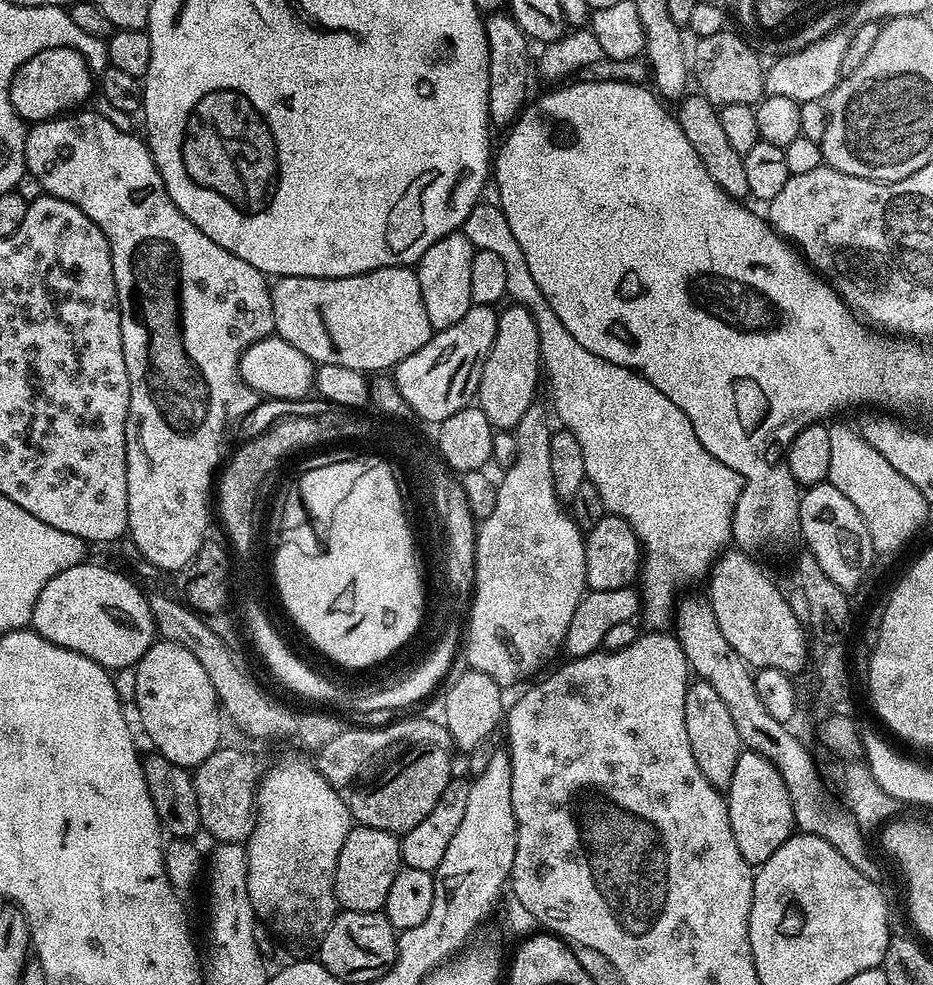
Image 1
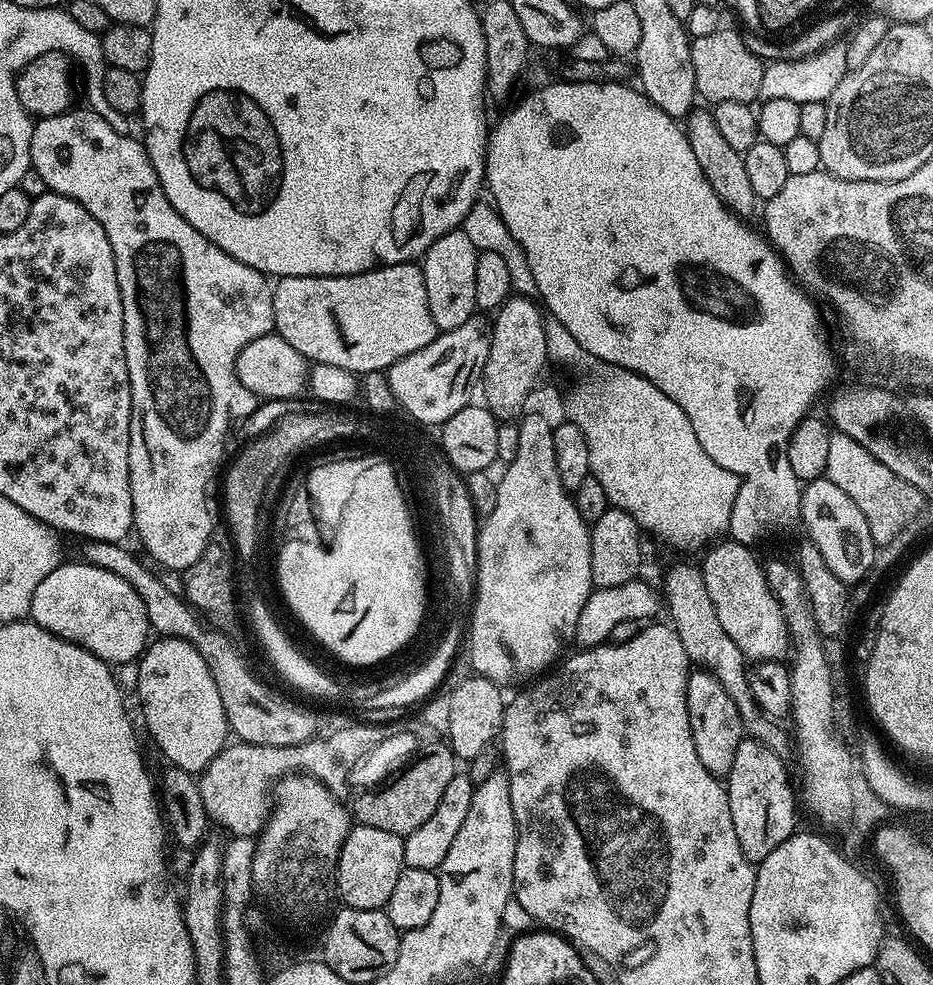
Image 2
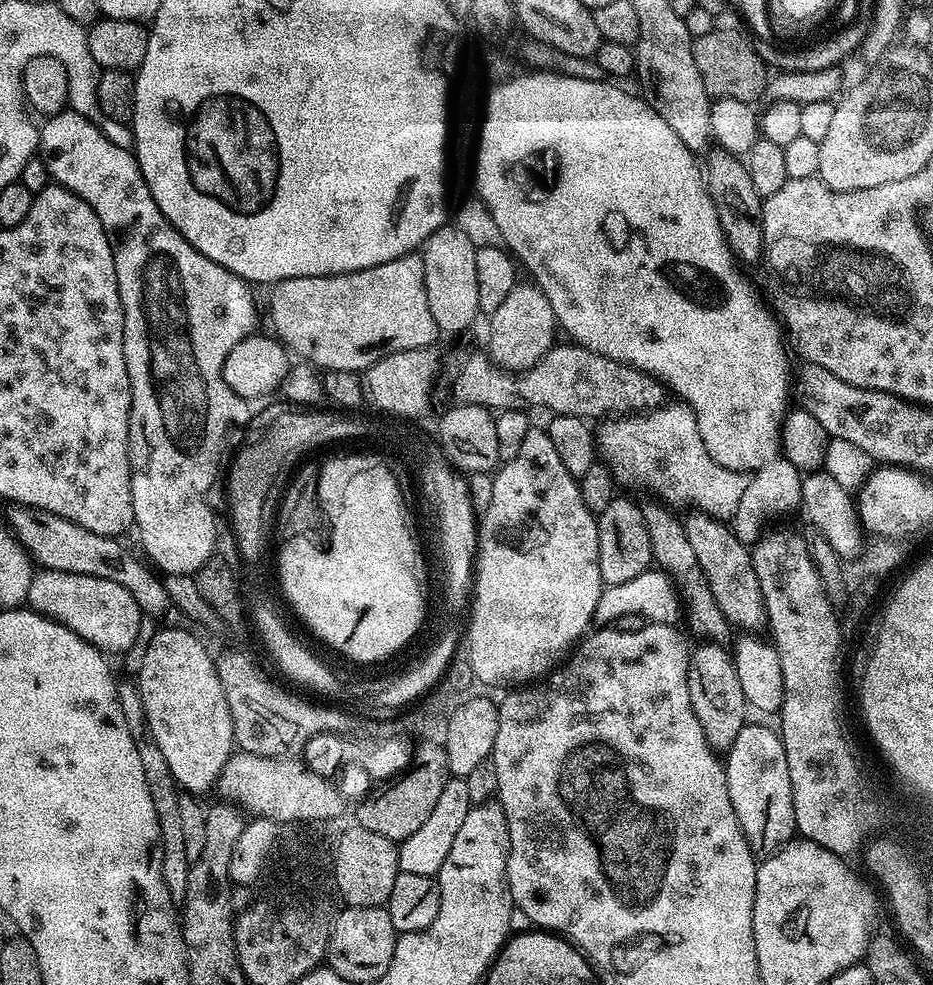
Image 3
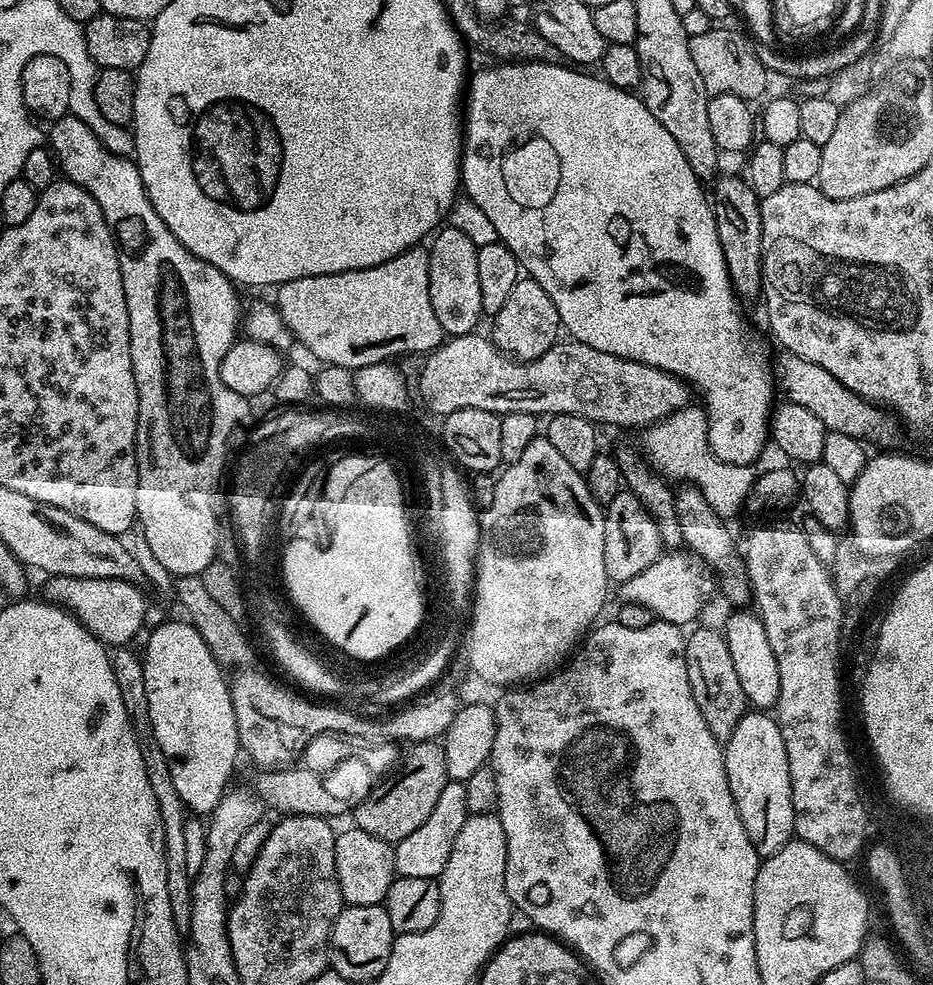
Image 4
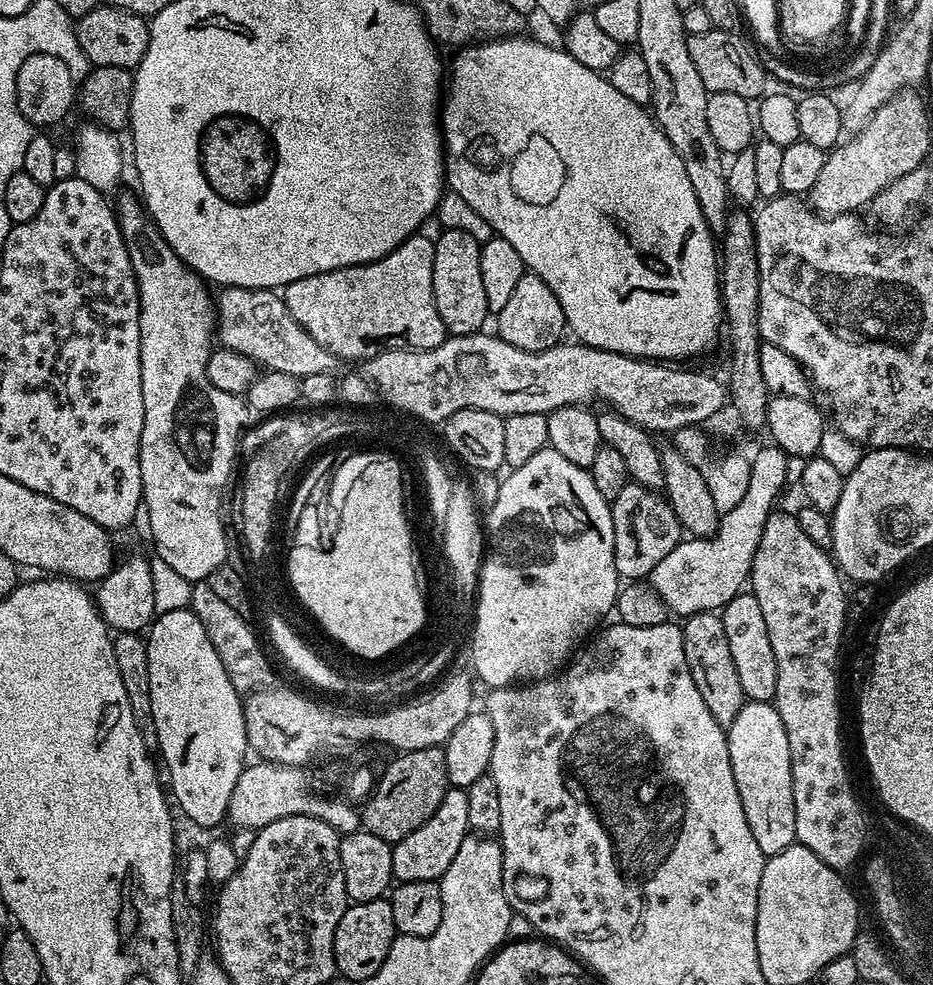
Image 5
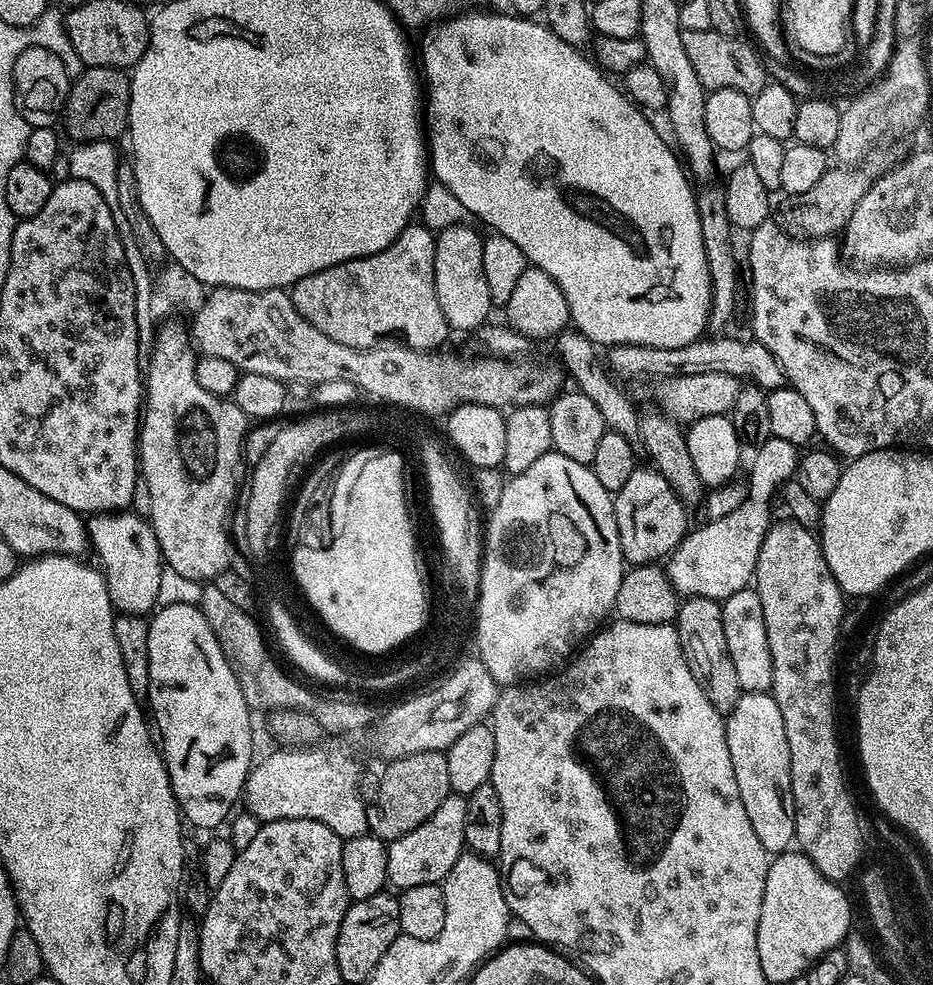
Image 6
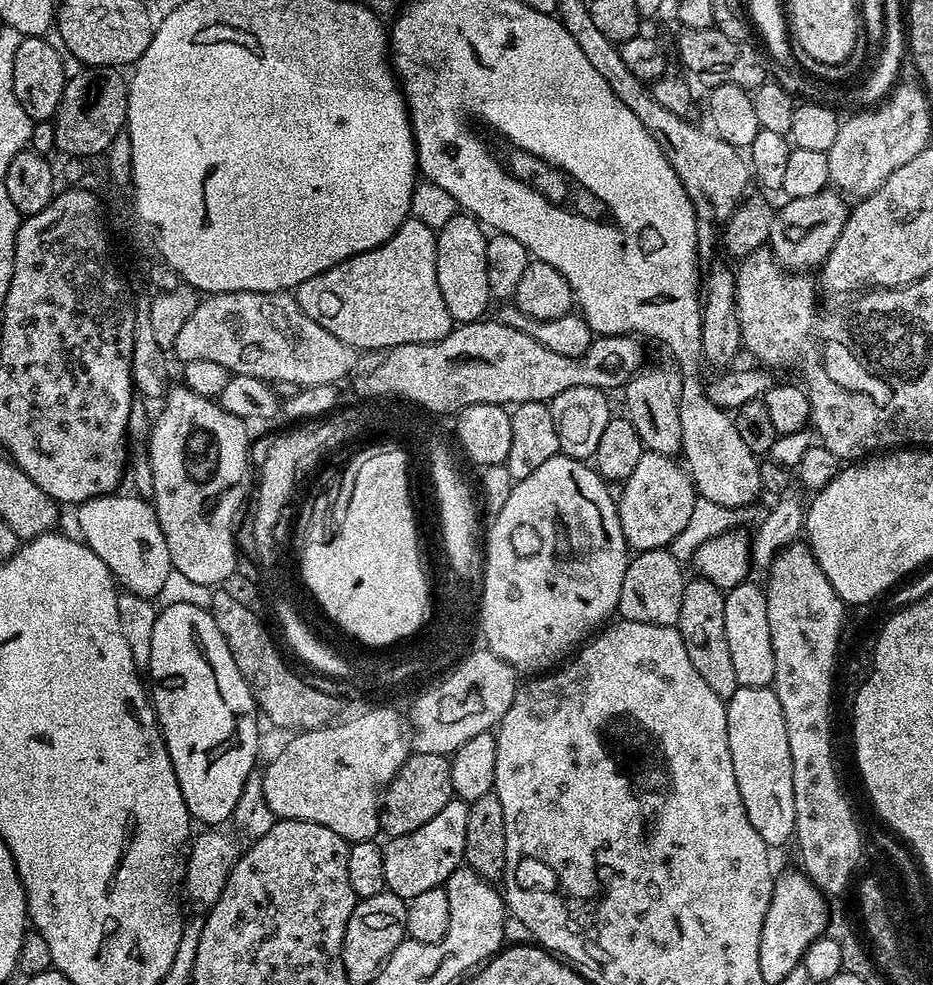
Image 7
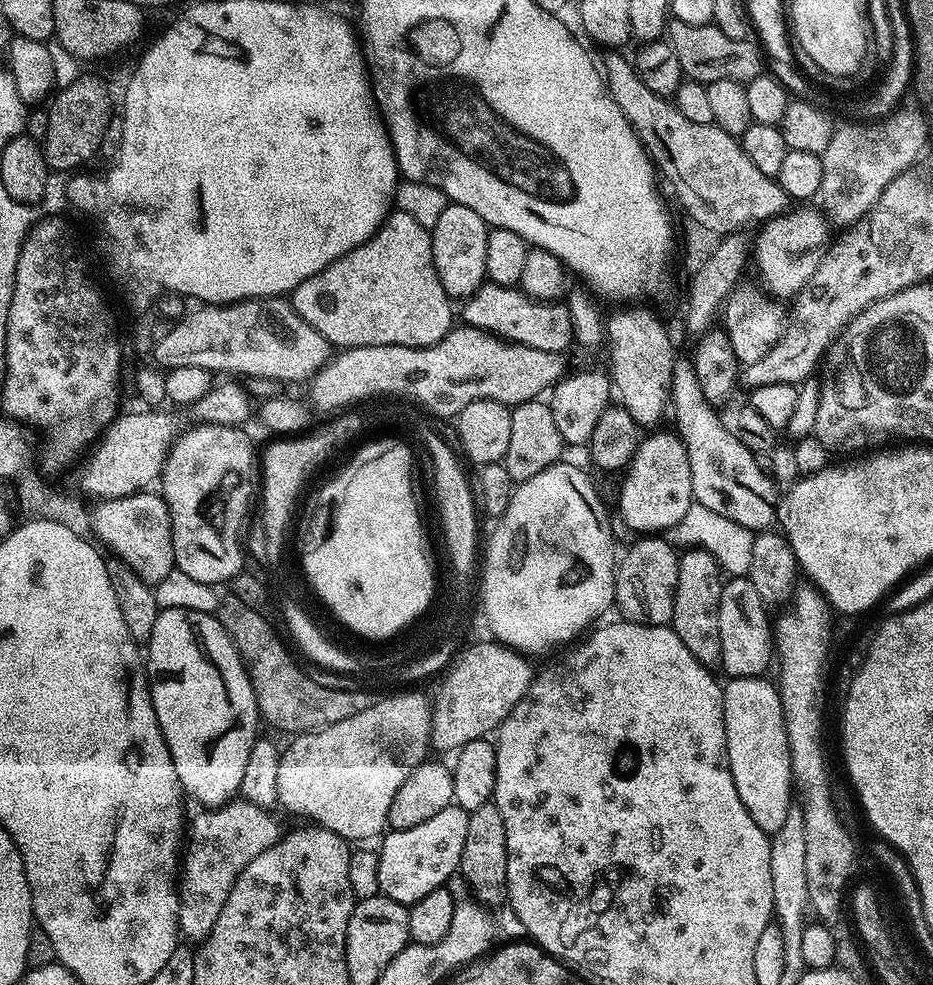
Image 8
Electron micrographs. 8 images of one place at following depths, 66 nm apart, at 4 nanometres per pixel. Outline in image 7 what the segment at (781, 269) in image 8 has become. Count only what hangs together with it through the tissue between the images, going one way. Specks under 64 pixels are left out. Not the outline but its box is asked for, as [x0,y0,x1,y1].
[767,190,849,270]

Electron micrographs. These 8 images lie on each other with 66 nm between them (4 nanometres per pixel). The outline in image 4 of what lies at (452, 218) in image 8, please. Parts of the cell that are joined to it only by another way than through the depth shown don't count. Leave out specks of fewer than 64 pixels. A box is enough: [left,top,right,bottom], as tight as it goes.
[428,226,482,337]

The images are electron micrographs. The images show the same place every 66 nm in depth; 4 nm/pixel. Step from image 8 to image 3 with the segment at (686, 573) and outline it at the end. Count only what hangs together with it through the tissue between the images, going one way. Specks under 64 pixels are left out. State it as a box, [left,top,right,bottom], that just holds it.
[688,642,750,753]

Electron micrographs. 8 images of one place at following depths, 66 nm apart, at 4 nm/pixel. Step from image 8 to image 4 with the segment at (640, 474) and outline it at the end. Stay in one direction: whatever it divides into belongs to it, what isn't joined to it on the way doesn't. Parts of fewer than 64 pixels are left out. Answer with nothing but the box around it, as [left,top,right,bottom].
[604,490,662,586]

